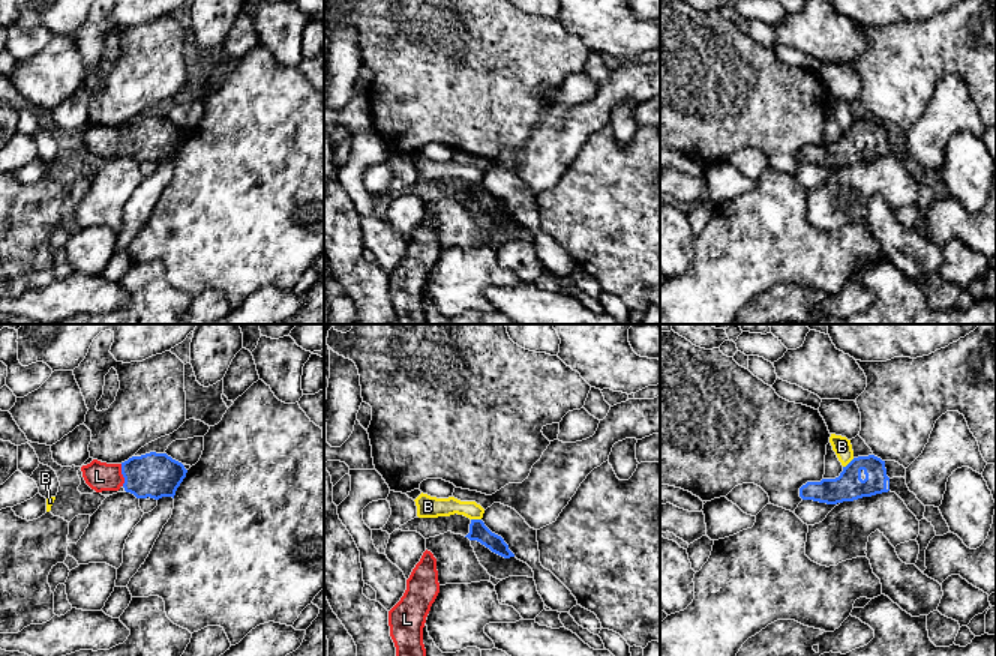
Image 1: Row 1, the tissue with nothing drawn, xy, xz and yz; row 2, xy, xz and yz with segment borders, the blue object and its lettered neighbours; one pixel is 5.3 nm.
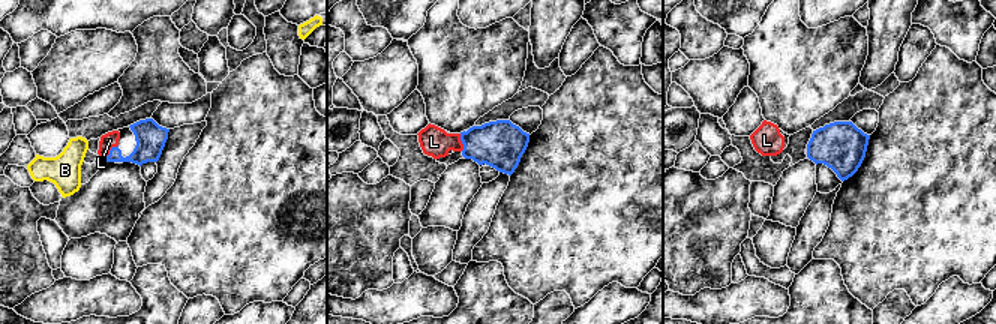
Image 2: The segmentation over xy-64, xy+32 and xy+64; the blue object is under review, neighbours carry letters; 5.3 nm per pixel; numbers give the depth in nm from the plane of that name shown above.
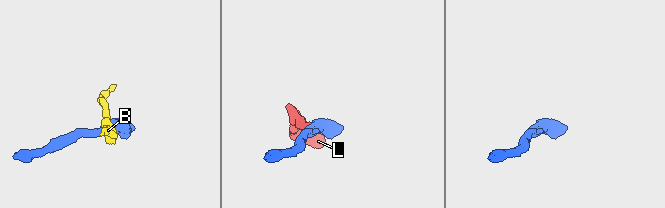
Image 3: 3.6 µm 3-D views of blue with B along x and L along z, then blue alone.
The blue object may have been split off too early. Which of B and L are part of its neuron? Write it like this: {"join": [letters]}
{"join": ["L"]}

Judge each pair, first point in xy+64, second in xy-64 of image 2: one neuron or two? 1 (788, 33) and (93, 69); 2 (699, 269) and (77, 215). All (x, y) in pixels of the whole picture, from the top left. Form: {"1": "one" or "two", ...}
{"1": "two", "2": "two"}

